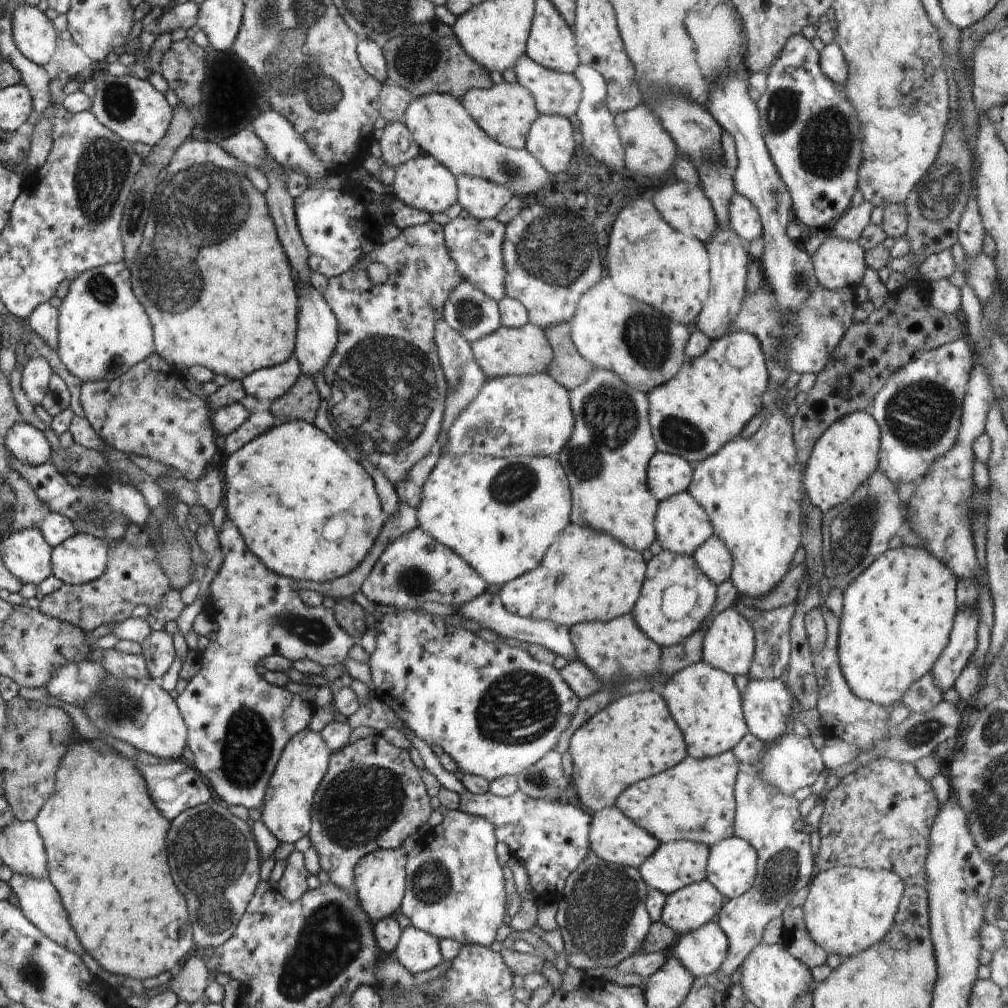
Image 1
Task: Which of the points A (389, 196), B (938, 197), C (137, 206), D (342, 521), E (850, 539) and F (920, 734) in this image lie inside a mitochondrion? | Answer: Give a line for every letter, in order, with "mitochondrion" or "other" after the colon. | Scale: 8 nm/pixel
A: other
B: mitochondrion
C: mitochondrion
D: other
E: mitochondrion
F: mitochondrion

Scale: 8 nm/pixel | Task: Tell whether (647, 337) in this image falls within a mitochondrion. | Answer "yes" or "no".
yes

